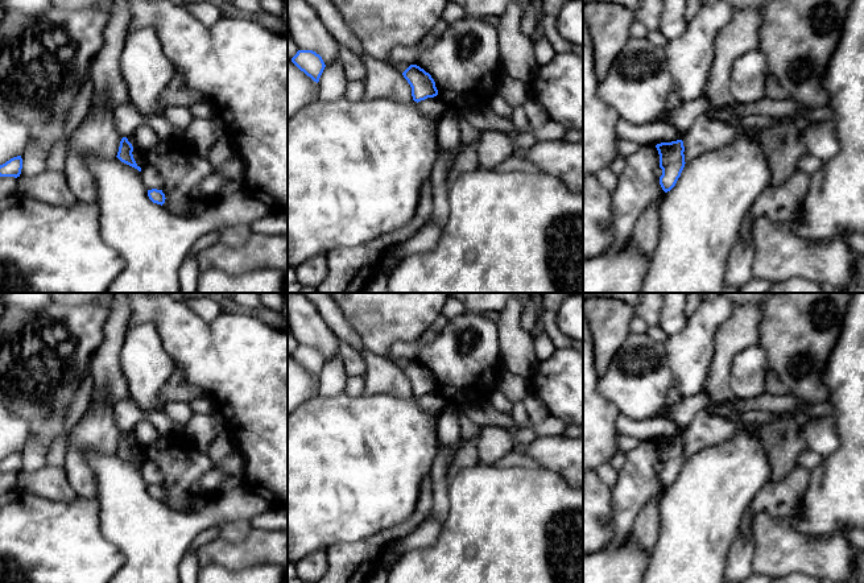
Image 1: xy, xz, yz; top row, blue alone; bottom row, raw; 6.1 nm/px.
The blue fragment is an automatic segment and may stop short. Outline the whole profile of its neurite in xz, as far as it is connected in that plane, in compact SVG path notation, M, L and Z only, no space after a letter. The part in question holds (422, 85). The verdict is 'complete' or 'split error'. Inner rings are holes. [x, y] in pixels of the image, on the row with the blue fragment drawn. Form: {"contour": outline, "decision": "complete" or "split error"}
{"contour": "M410 65L404 73L404 78L412 87L412 96L414 102L421 102L427 98L438 95L435 82L429 73L417 65Z", "decision": "complete"}

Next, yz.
{"contour": "M683 141L661 142L656 148L660 154L660 168L662 169L660 185L667 193L675 186L686 164Z", "decision": "complete"}

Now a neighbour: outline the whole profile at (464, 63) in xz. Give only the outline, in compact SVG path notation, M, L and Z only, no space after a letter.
M478 17L454 21L437 42L419 51L416 65L431 75L446 106L459 111L488 107L503 75L497 28Z

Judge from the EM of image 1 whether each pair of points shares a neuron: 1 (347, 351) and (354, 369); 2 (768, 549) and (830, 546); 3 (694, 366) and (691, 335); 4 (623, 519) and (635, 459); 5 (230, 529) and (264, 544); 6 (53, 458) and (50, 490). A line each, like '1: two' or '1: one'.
1: one
2: one
3: one
4: one
5: two
6: two

